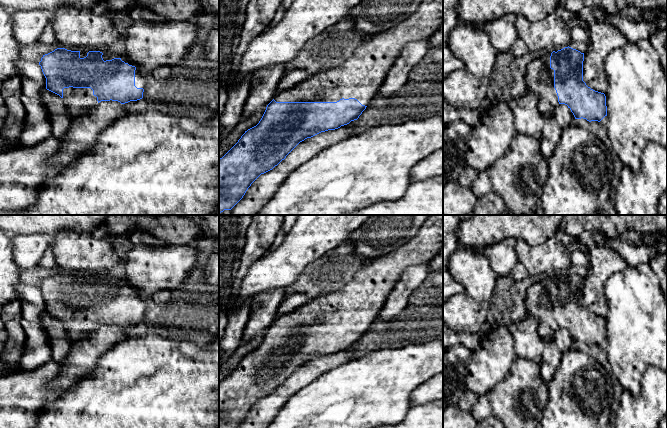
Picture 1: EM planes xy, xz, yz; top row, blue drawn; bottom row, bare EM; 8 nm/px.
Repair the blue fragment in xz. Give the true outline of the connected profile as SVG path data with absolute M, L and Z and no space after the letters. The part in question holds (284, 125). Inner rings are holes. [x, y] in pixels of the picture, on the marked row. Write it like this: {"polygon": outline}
{"polygon": "M423 0L416 11L404 21L389 30L372 35L372 38L369 41L362 42L362 44L355 50L354 54L350 58L344 60L341 66L313 74L306 80L277 94L275 98L267 105L266 110L259 123L256 126L245 131L238 142L222 158L219 159L219 214L224 210L231 210L243 198L248 188L261 174L264 174L277 166L300 142L304 141L307 138L311 138L321 132L335 130L340 128L341 126L349 124L351 121L357 120L362 112L366 109L366 107L369 106L370 101L379 94L379 89L383 84L386 75L395 64L396 60L399 58L402 48L409 42L425 39L429 40L432 35L440 29L442 25L443 0Z"}

